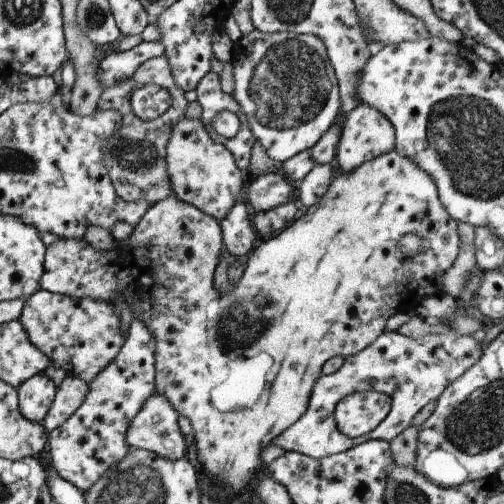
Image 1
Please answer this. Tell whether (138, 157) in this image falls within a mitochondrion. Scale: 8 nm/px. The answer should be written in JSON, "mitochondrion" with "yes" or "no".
{"mitochondrion":"yes"}

